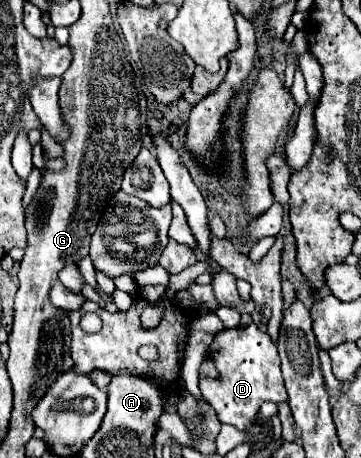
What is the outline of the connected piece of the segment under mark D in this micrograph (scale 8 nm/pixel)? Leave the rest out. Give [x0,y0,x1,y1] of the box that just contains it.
[200,324,286,430]

